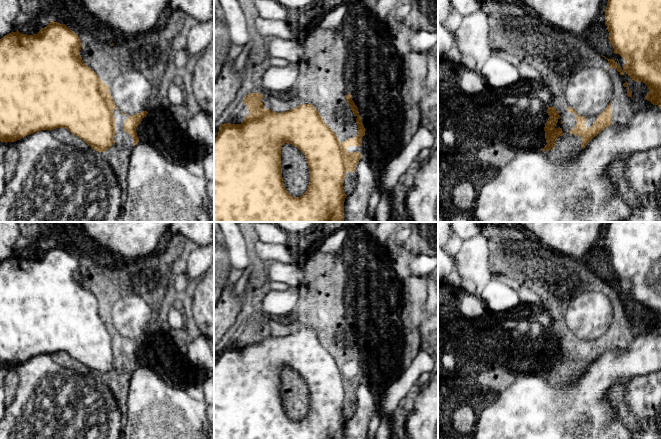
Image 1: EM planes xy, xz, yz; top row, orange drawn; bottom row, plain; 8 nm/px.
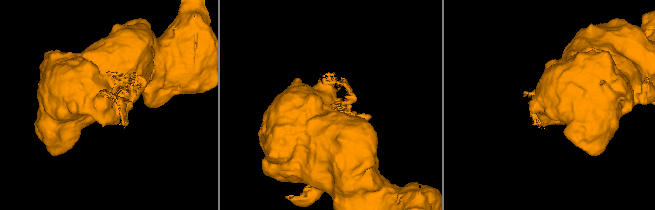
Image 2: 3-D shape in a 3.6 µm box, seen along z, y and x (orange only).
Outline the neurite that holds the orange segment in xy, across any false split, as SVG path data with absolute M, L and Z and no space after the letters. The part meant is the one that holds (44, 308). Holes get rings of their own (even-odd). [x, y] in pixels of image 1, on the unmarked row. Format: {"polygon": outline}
{"polygon": "M50 245L34 259L17 254L0 263L0 365L15 366L41 354L66 352L98 376L105 376L114 369L113 334L118 331L109 310L83 286L81 272L79 260L65 248L55 245Z"}

